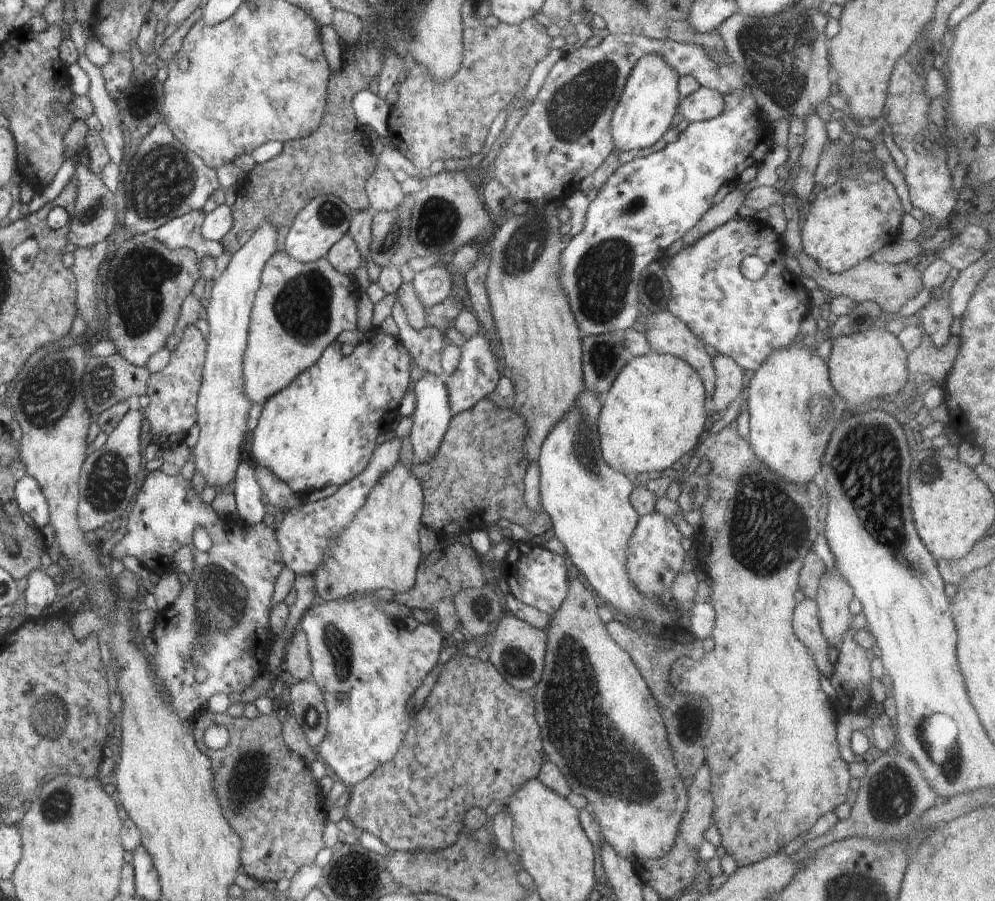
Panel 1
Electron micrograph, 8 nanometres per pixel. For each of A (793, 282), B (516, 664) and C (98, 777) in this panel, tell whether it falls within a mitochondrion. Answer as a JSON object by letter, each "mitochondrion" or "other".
{"A":"other","B":"mitochondrion","C":"other"}

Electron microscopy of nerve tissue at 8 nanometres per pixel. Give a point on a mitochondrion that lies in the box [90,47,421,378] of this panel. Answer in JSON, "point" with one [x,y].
{"point":[139,278]}

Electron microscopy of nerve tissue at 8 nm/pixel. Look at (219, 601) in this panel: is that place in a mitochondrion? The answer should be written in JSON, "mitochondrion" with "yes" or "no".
{"mitochondrion":"yes"}

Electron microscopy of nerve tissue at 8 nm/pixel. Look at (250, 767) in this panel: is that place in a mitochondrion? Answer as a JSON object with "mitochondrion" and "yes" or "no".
{"mitochondrion":"yes"}

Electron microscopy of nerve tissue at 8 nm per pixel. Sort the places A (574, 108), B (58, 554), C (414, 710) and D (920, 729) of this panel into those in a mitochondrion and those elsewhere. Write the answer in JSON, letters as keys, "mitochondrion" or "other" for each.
{"A":"mitochondrion","B":"other","C":"other","D":"other"}

